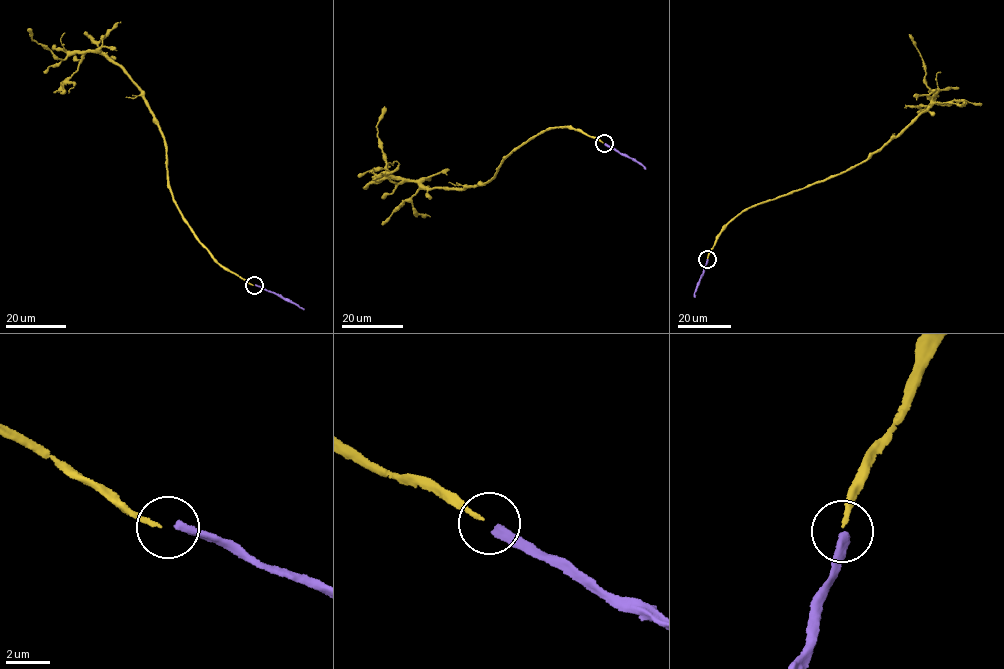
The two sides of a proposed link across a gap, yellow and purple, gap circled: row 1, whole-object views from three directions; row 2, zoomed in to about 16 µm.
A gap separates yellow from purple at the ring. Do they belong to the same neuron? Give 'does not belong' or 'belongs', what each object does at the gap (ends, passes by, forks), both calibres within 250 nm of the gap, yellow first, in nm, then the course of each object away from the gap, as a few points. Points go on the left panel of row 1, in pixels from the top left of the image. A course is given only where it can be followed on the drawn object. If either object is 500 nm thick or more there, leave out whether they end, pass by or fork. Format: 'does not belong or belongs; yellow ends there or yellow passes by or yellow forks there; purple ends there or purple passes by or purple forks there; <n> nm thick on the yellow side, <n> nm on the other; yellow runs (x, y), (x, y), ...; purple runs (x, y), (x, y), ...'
belongs; yellow ends there; purple ends there; 170 nm thick on the yellow side, 400 nm on the other; yellow runs (253, 285), (216, 263), (175, 202), (164, 140), (136, 84), (103, 54), (54, 56), (28, 28); purple runs (255, 285), (304, 309)

